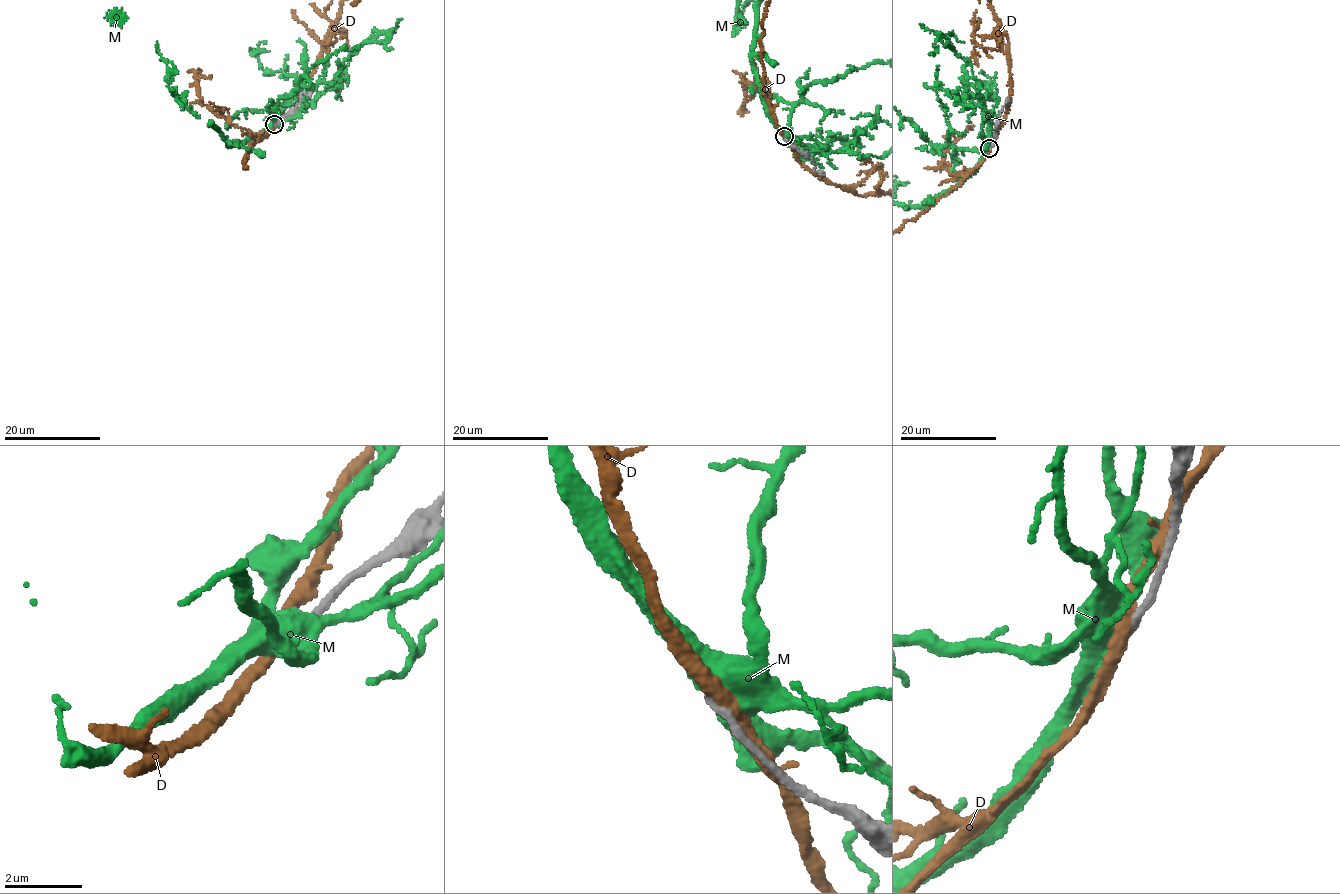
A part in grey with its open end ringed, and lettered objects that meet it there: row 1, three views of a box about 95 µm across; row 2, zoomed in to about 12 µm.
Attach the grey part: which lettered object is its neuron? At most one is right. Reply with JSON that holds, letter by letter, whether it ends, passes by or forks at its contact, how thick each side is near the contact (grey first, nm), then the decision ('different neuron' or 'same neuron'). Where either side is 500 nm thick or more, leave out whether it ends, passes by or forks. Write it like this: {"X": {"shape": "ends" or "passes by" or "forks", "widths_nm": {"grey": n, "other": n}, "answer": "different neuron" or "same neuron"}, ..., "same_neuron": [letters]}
{"D": {"shape": "passes by", "widths_nm": {"grey": 280, "other": 320}, "answer": "different neuron"}, "M": {"widths_nm": {"grey": 260, "other": 500}, "answer": "different neuron"}, "same_neuron": []}

